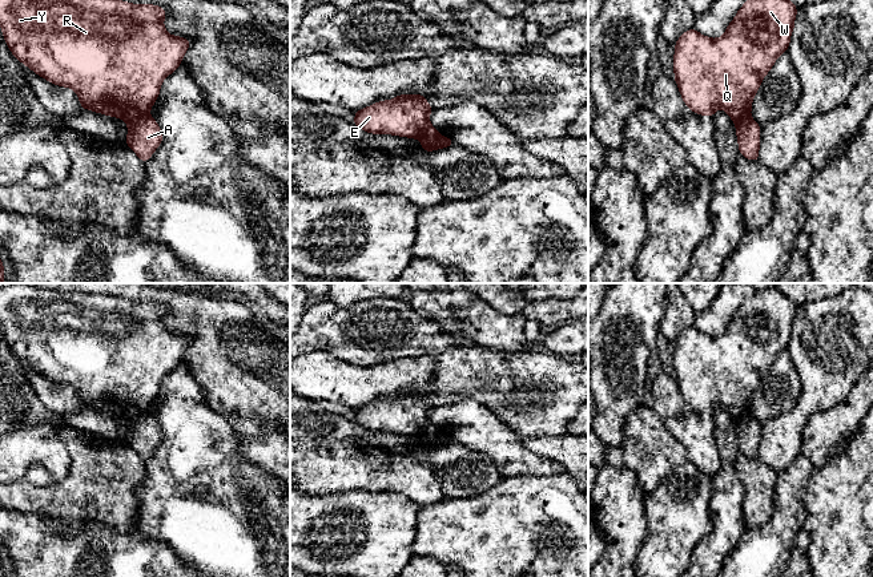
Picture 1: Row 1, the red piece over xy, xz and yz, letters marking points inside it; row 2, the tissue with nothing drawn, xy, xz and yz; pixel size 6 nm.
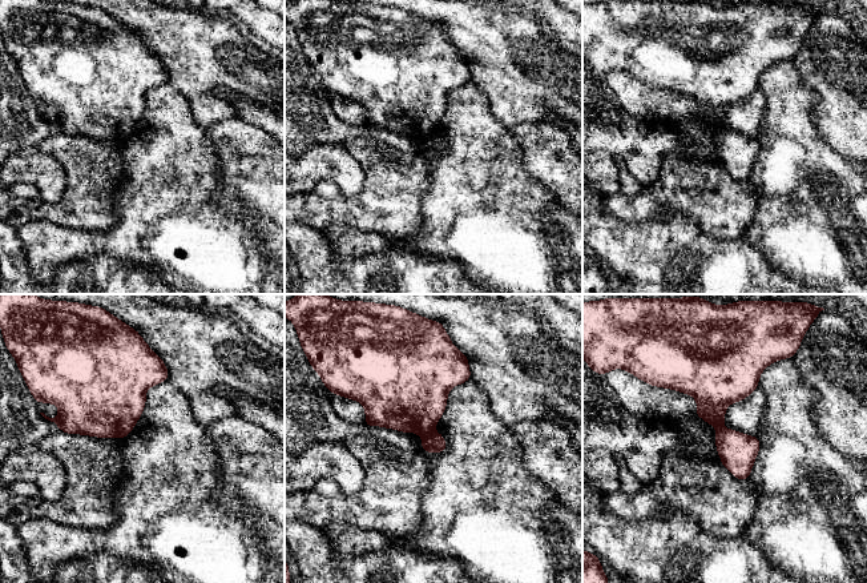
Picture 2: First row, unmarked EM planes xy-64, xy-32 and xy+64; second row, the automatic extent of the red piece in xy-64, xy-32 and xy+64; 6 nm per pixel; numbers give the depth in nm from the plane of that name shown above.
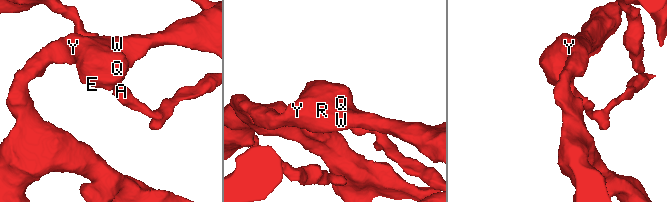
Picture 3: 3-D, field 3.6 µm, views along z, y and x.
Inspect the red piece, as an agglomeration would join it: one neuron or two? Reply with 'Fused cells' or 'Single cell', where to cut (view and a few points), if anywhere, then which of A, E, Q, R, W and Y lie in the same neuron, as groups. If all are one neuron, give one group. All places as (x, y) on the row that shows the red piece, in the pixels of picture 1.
Fused cells. Split along xy (148, 112), (128, 125). Groups: A / E Q R W Y

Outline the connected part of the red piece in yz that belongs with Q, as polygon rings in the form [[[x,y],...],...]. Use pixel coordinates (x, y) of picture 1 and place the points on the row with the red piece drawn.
[[[747,0],[743,7],[737,11],[736,16],[727,27],[724,35],[719,39],[711,39],[699,33],[695,28],[685,31],[679,40],[675,43],[675,56],[673,56],[673,72],[675,82],[679,86],[680,96],[683,97],[684,104],[696,114],[713,117],[717,109],[723,109],[732,118],[735,125],[737,125],[744,117],[751,117],[752,101],[755,94],[759,90],[759,86],[763,84],[763,78],[773,68],[775,61],[783,52],[786,52],[790,44],[790,35],[794,28],[794,19],[797,15],[797,7],[789,0]]]

